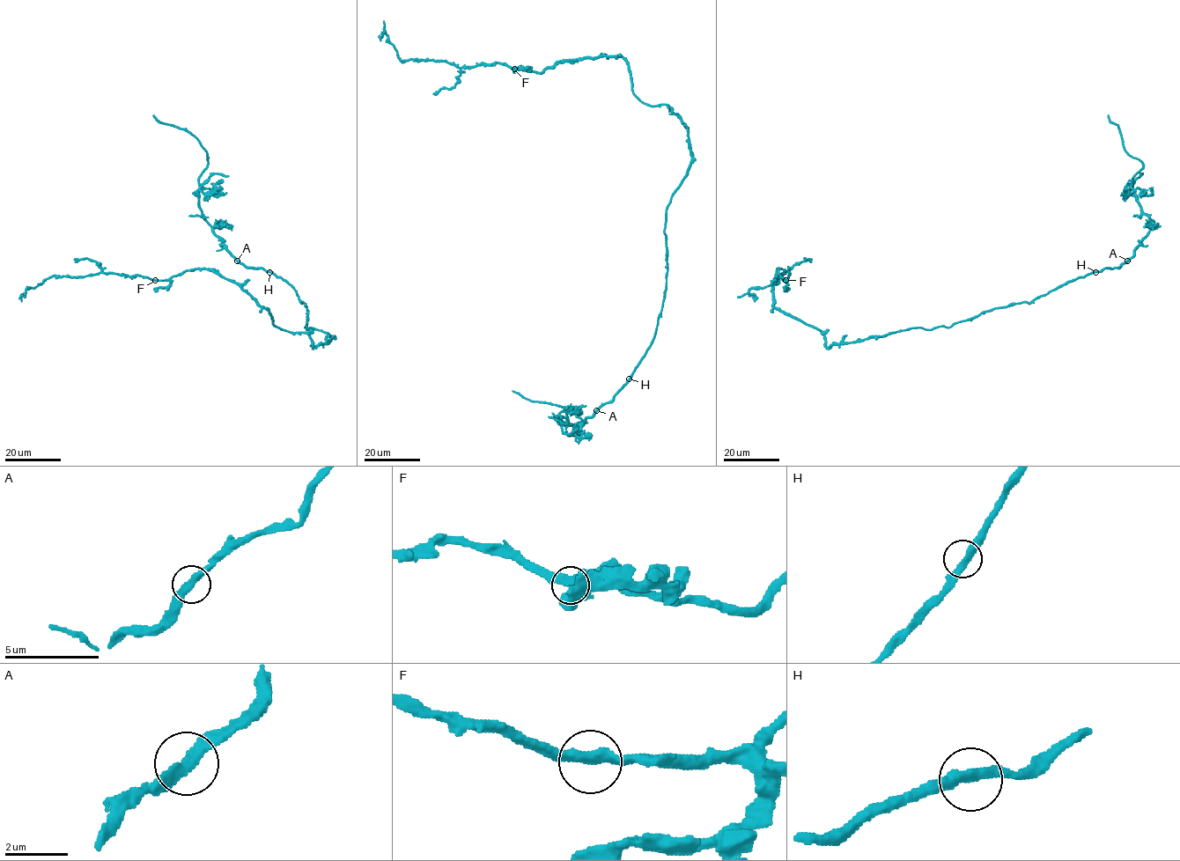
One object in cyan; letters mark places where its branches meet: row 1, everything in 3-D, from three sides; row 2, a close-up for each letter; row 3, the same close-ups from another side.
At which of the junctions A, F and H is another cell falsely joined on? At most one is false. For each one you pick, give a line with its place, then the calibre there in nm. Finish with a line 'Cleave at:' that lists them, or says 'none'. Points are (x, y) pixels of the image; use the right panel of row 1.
Cleave at: none

